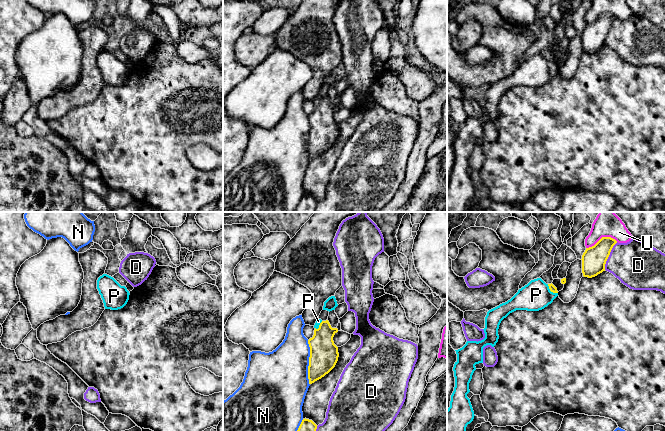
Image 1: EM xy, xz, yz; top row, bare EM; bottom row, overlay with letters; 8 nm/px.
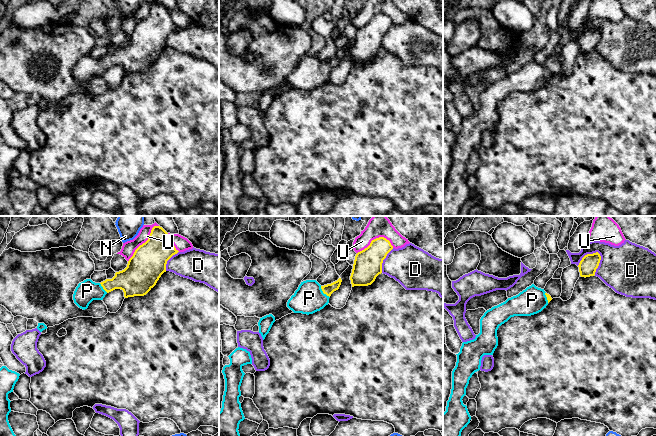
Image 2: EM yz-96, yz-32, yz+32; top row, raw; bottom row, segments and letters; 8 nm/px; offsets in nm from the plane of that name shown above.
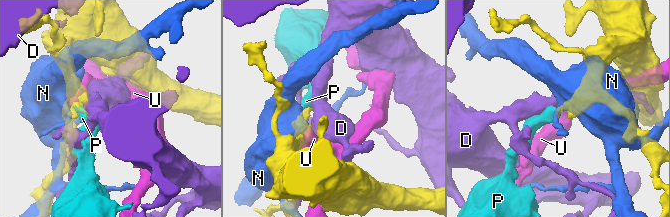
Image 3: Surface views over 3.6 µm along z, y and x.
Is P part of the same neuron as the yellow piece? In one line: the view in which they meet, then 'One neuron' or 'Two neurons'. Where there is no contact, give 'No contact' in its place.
Touches yellow in yz. One neuron

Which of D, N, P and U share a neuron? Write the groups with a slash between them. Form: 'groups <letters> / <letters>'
groups D / N / P / U

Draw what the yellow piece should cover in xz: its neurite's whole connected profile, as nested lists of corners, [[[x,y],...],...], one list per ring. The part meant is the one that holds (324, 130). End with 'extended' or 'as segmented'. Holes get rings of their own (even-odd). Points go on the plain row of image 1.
[[[318,95],[314,101],[314,111],[308,116],[310,133],[308,142],[309,160],[321,155],[336,141],[339,133],[338,123],[333,113],[338,108],[329,97]]]; extended

